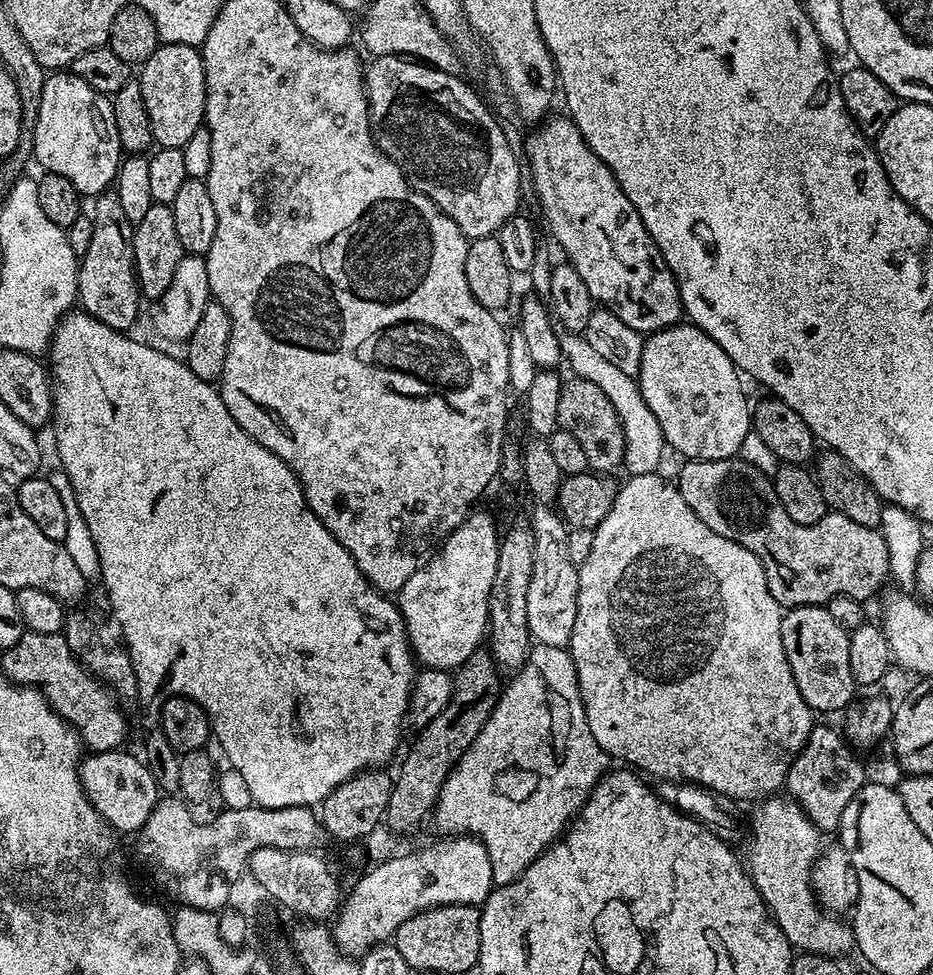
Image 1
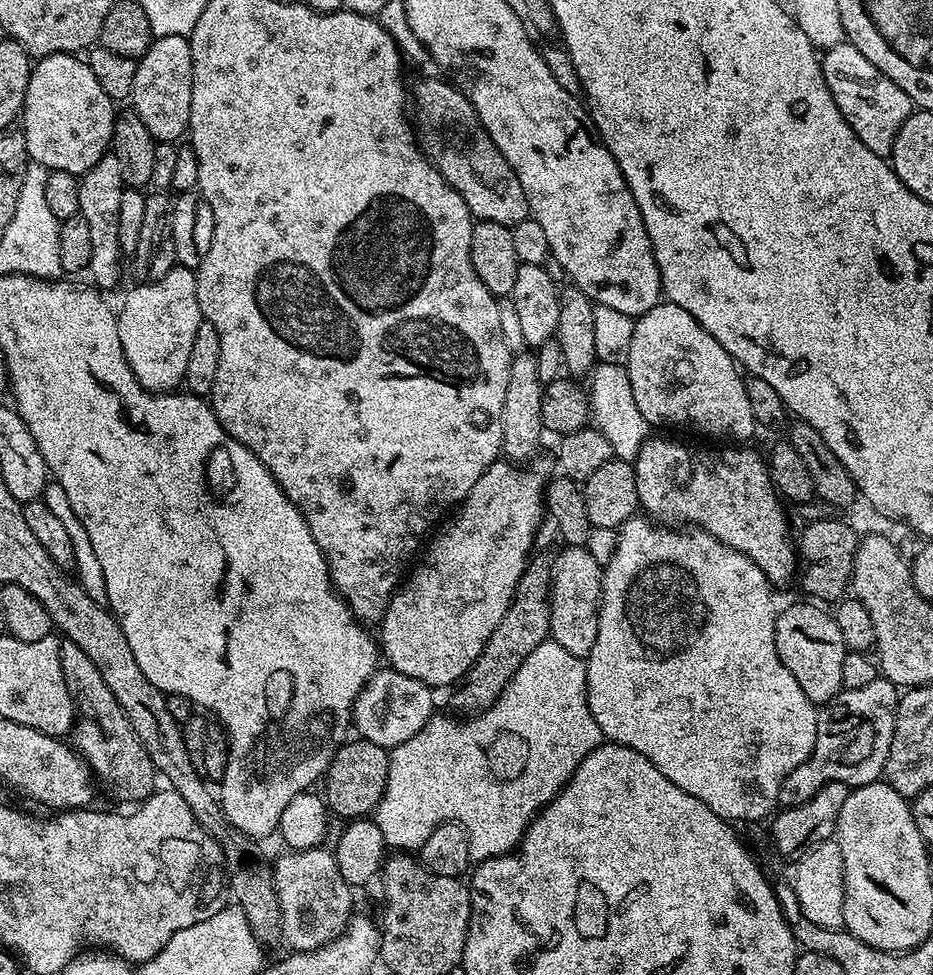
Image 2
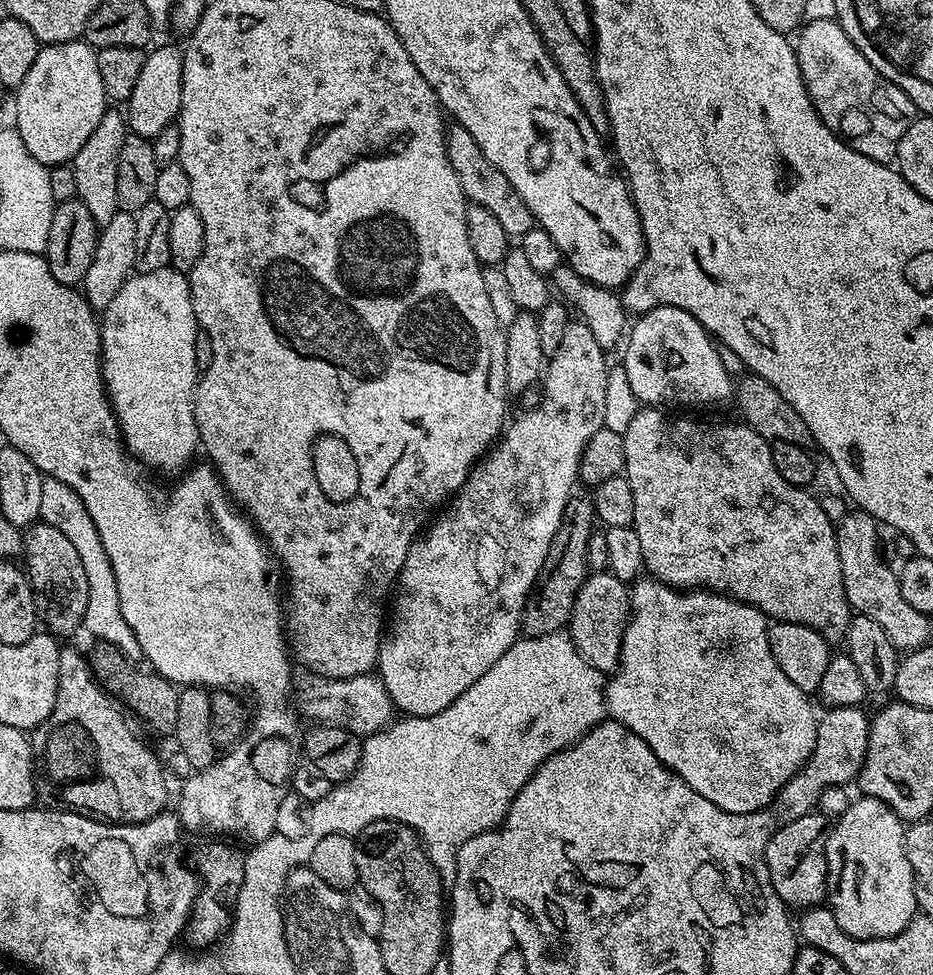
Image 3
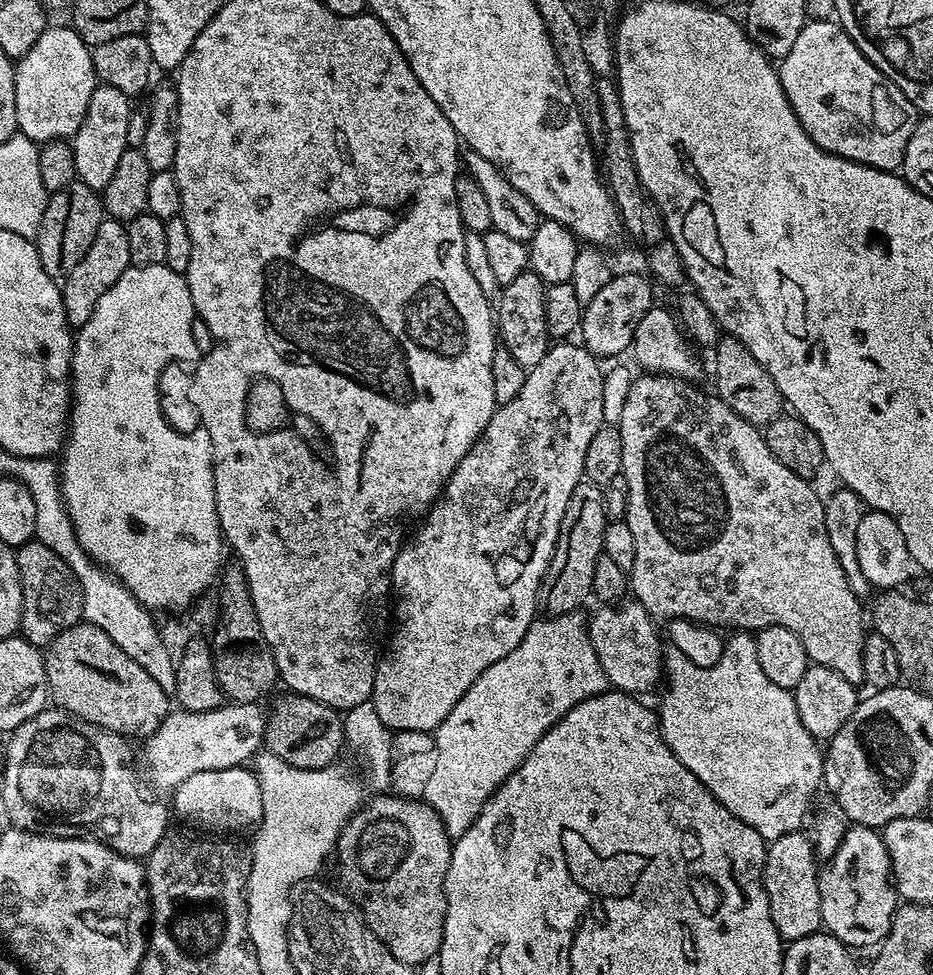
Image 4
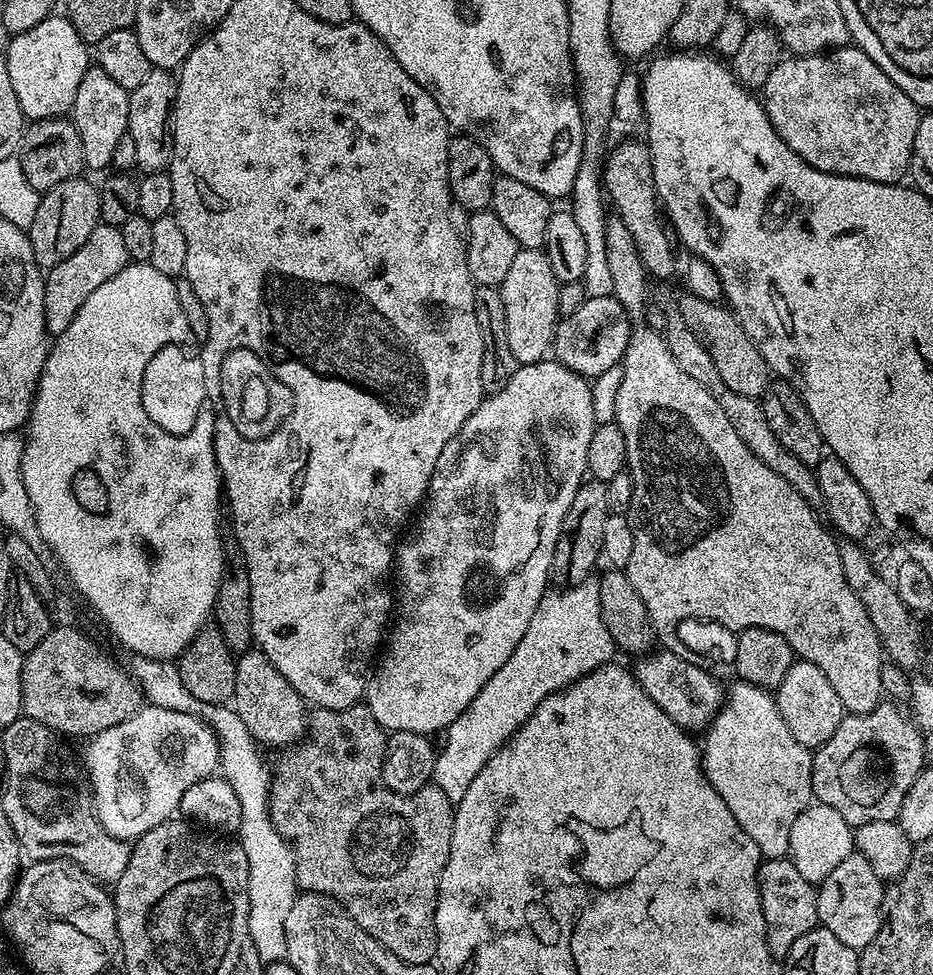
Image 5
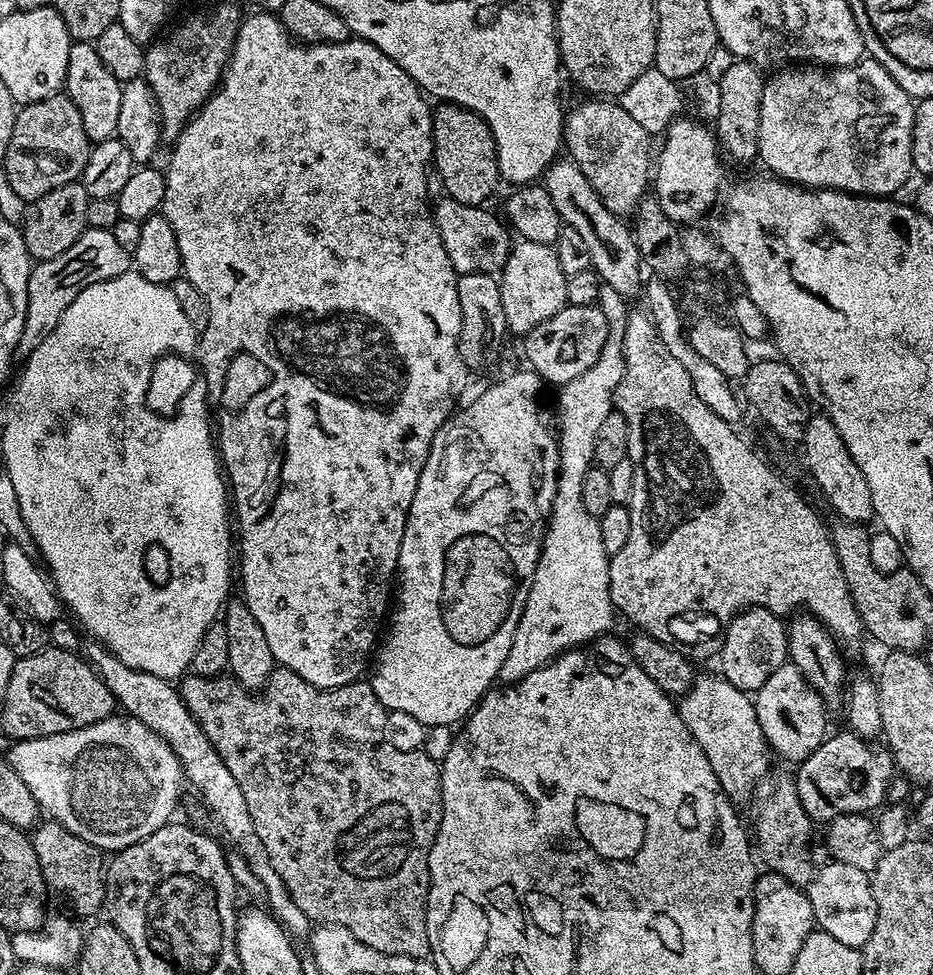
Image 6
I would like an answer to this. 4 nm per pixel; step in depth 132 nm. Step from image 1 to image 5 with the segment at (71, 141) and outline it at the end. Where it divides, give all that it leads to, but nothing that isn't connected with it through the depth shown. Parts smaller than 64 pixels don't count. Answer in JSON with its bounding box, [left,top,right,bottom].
[6,15,90,122]

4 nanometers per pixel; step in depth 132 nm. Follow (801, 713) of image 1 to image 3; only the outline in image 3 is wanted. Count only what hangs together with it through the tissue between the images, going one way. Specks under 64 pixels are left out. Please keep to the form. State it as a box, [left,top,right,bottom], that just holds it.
[604,578,818,812]

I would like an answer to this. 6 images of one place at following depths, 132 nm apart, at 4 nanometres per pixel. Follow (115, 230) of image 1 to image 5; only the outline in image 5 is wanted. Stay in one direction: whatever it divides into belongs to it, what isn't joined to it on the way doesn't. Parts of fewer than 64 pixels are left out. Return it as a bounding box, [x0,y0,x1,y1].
[70,66,130,169]

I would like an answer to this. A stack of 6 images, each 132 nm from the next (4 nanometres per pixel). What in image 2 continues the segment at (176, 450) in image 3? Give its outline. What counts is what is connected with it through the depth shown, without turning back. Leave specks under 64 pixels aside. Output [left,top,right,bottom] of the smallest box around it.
[116,266,202,392]

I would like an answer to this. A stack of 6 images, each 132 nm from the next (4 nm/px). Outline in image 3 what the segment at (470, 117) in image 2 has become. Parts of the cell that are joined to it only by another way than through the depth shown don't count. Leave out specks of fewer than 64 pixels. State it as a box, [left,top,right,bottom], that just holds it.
[446,126,534,238]

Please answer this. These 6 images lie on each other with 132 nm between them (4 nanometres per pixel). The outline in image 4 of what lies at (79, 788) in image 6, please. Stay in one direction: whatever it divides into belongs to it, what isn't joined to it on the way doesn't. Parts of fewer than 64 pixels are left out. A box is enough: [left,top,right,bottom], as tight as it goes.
[143,702,266,790]

